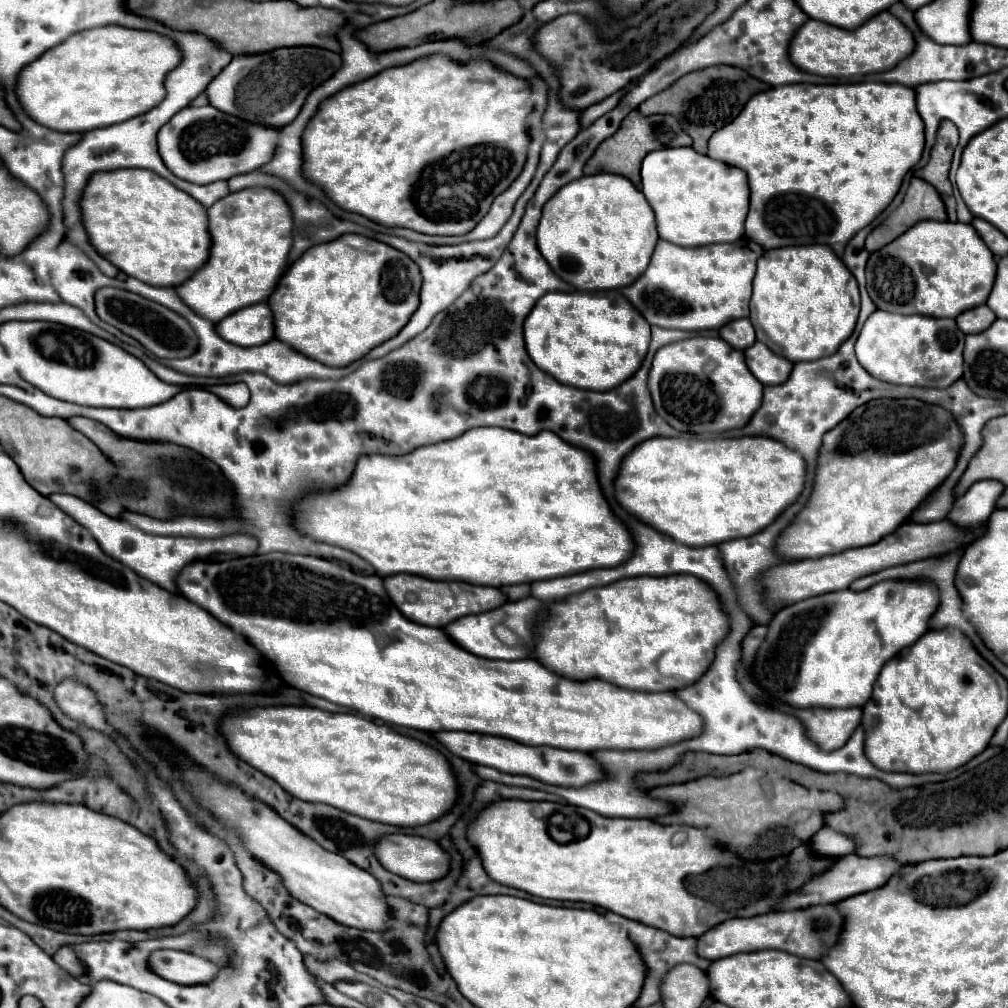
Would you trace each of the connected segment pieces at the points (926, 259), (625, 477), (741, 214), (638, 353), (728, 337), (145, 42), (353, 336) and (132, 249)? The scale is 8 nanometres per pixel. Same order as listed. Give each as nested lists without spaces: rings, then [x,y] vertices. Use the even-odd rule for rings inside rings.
[[[924,220],[894,242],[870,254],[866,286],[876,308],[896,314],[956,318],[988,300],[996,278],[996,260],[970,224]]]
[[[658,436],[640,442],[622,458],[614,494],[628,514],[674,542],[714,546],[766,528],[800,496],[804,472],[806,464],[796,452],[764,436],[714,440]]]
[[[662,148],[662,150],[654,150],[650,152],[644,162],[642,162],[642,192],[646,196],[646,200],[650,202],[654,214],[656,214],[656,224],[658,224],[658,234],[662,240],[674,242],[678,246],[704,246],[704,244],[718,244],[718,242],[734,242],[744,234],[744,220],[748,214],[748,200],[750,200],[750,190],[748,190],[748,178],[746,174],[736,168],[736,166],[728,166],[724,162],[716,162],[710,156],[698,154],[694,148]]]
[[[618,290],[612,292],[548,292],[524,322],[530,358],[558,382],[582,390],[612,390],[642,364],[650,344],[650,324]]]
[[[748,318],[732,320],[724,328],[720,328],[720,338],[726,340],[736,350],[744,350],[756,342],[754,328],[752,328],[752,322]]]
[[[102,26],[68,36],[58,46],[44,52],[32,64],[26,64],[16,80],[16,98],[24,112],[40,126],[56,132],[88,132],[112,126],[132,116],[144,114],[164,98],[164,76],[180,62],[180,50],[172,40],[156,32],[130,30],[120,26]]]
[[[342,236],[328,244],[310,248],[296,260],[280,278],[276,290],[268,298],[274,314],[274,338],[292,346],[292,350],[318,360],[326,366],[342,368],[366,356],[378,344],[390,340],[406,326],[412,312],[418,308],[420,272],[402,252],[364,236]]]
[[[120,168],[90,176],[80,198],[82,224],[94,250],[124,274],[152,286],[178,286],[208,258],[206,210],[150,170]]]

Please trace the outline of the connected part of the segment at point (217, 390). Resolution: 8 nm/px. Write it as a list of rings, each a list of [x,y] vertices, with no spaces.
[[[216,384],[208,388],[212,394],[218,394],[220,400],[224,400],[232,408],[240,408],[248,404],[248,386],[246,384]]]

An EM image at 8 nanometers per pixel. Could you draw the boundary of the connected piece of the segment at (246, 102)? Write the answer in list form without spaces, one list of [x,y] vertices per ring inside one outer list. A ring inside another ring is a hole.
[[[280,48],[258,56],[236,56],[232,62],[208,84],[208,104],[220,112],[266,128],[282,128],[290,124],[300,112],[308,92],[328,80],[342,60],[340,54],[322,48]]]

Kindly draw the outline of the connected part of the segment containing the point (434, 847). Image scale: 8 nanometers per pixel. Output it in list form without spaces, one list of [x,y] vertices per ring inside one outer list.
[[[406,834],[380,836],[374,842],[374,856],[388,872],[408,878],[412,882],[432,882],[442,878],[448,872],[448,862],[450,862],[450,856],[434,840],[422,836],[406,836]]]

